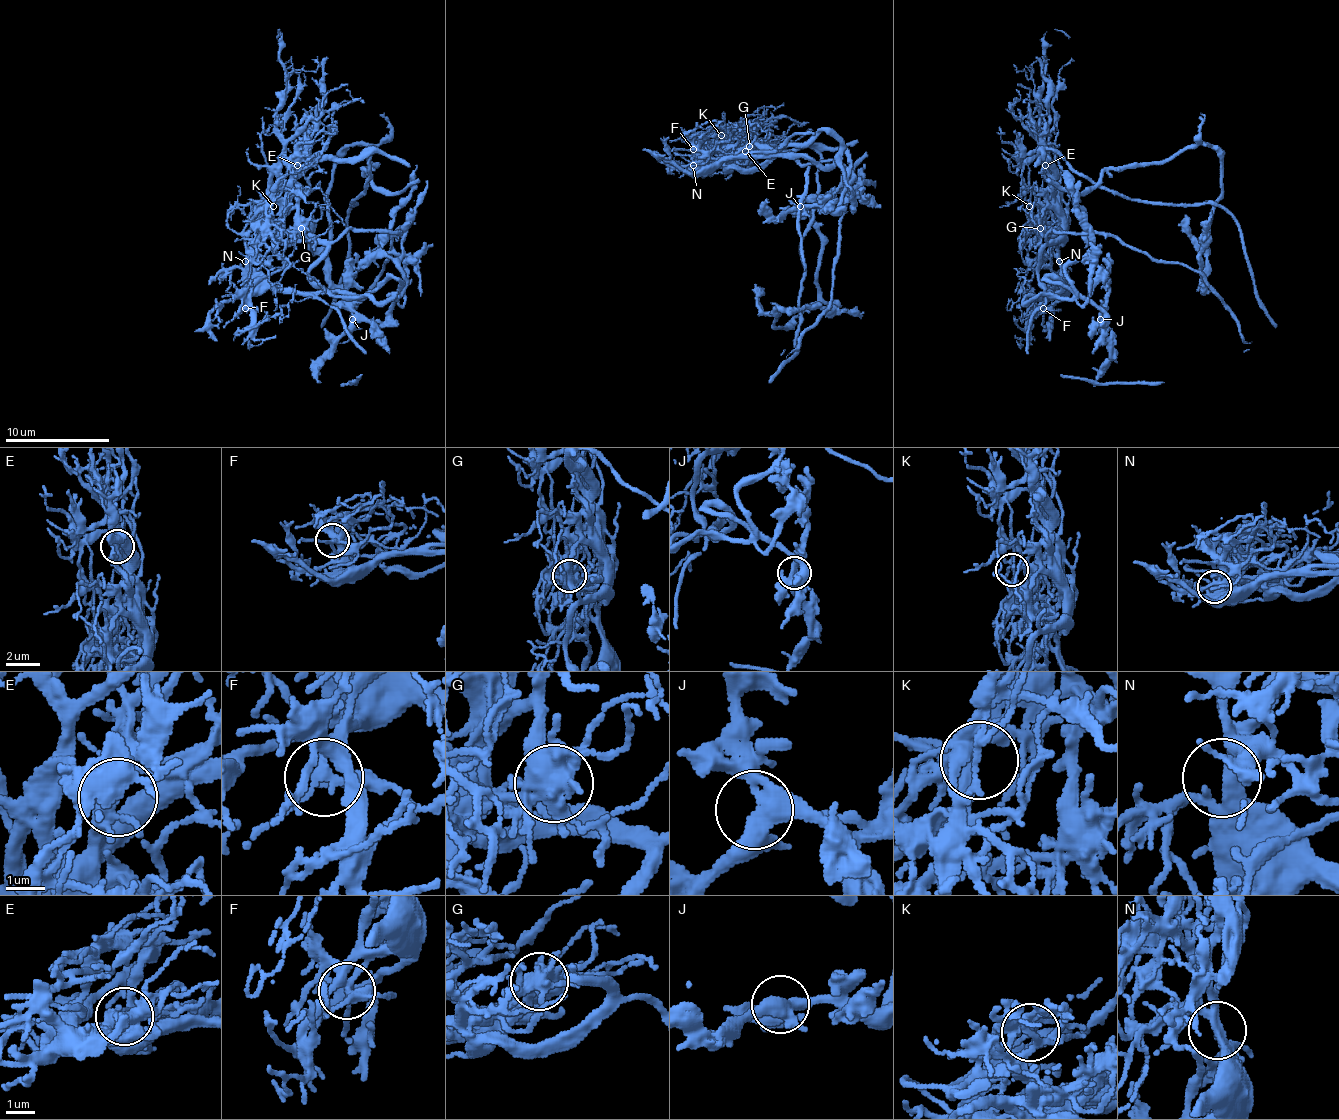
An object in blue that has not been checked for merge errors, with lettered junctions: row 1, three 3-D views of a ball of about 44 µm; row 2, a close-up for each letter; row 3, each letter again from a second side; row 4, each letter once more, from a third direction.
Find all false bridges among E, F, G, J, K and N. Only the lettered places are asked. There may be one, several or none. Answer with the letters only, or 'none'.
E, G, K

